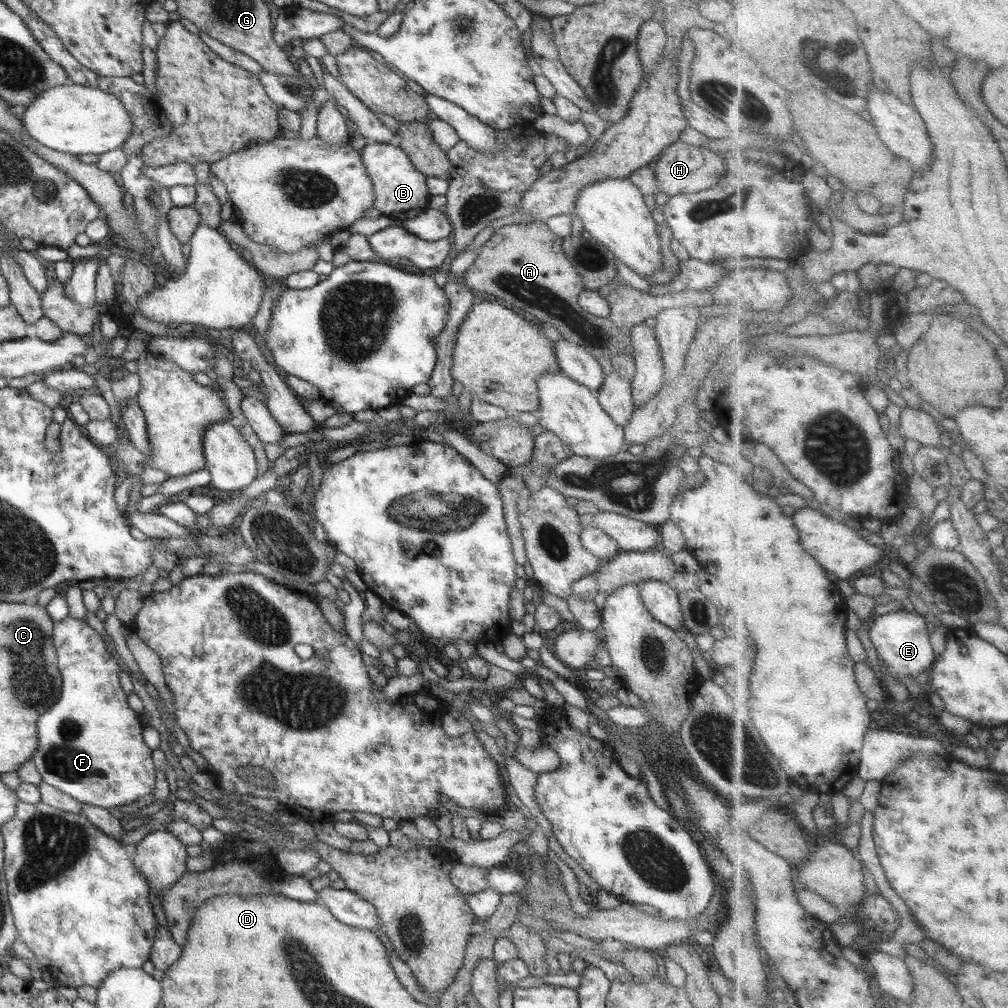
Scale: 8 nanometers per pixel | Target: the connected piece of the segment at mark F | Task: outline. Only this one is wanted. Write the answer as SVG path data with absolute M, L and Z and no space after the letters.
M70 615L54 623L52 640L58 656L61 694L56 704L44 712L36 724L39 746L31 761L36 765L42 780L83 804L111 811L148 796L154 791L156 782L153 751L143 740L144 725L139 714L130 708L126 692L120 686L121 670L116 658L108 652L98 631L86 621Z

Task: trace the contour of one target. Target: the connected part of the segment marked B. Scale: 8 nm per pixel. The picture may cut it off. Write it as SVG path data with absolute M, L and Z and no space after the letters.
M368 142L360 152L366 174L374 185L375 204L381 215L398 219L414 219L429 209L431 194L426 184L426 175L419 171L410 161L410 157L402 147L391 143Z

